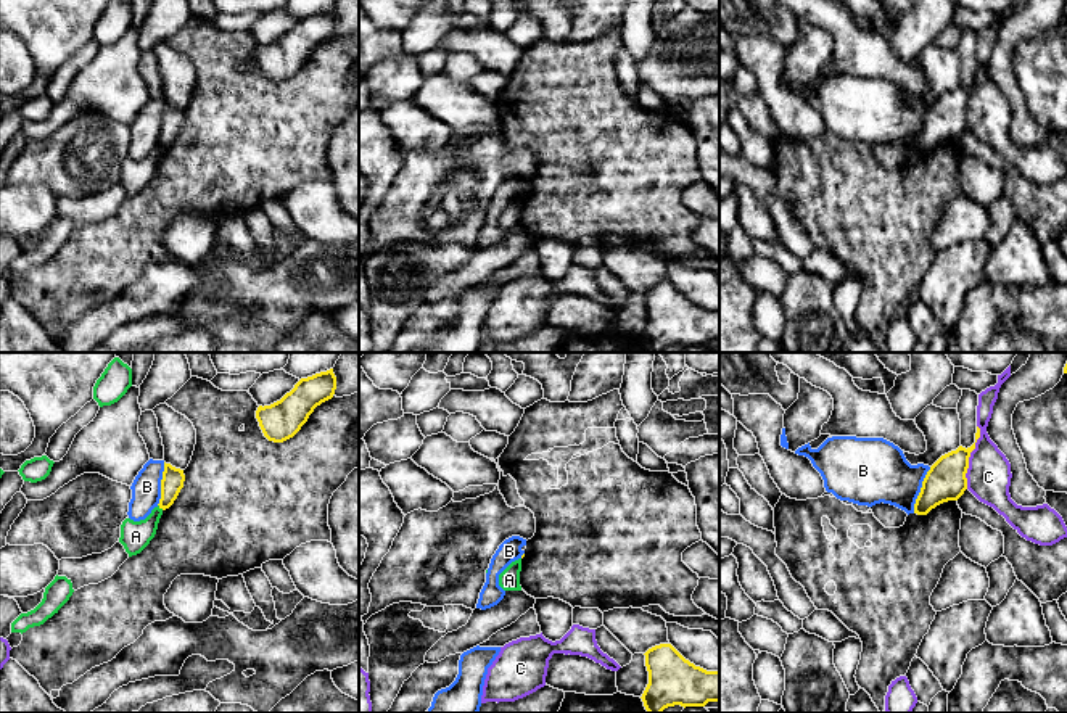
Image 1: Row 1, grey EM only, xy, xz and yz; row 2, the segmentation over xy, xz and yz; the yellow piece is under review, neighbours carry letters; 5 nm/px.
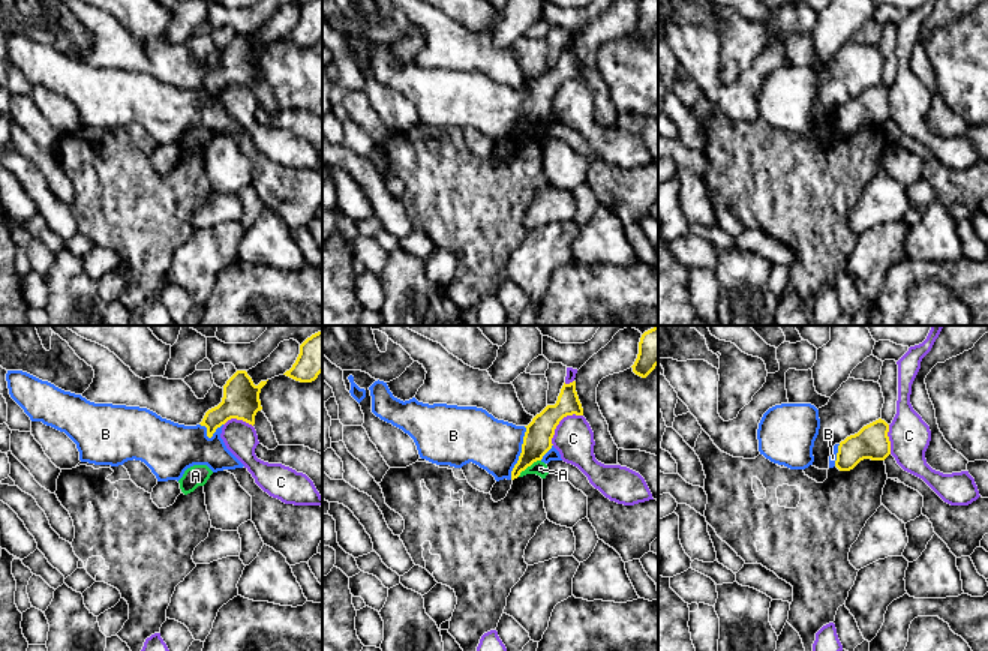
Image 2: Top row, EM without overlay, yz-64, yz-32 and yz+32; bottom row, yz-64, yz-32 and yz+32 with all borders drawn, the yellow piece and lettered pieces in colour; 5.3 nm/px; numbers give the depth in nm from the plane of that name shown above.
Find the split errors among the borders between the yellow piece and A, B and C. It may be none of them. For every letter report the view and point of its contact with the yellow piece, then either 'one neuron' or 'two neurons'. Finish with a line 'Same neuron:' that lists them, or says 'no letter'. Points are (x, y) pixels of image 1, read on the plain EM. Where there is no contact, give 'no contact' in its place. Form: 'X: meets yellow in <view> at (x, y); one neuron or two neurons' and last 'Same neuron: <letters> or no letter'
A: meets yellow in xy at (161, 147); two neurons
B: meets yellow in yz at (921, 129); two neurons
C: meets yellow in yz at (969, 95); two neurons
Same neuron: no letter

